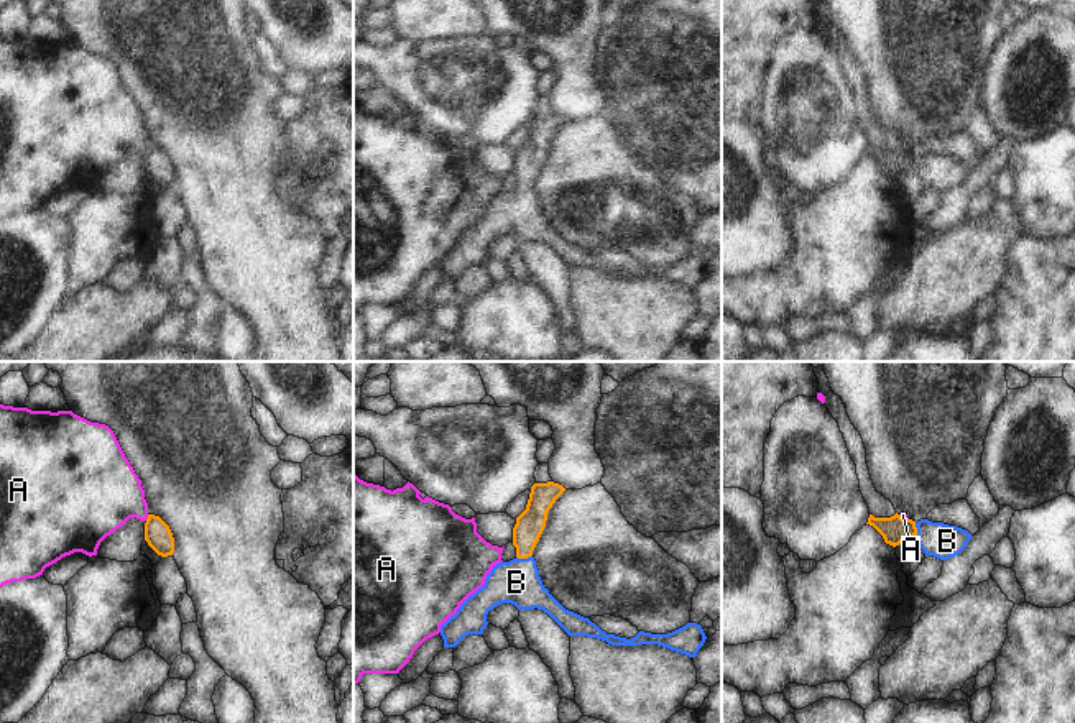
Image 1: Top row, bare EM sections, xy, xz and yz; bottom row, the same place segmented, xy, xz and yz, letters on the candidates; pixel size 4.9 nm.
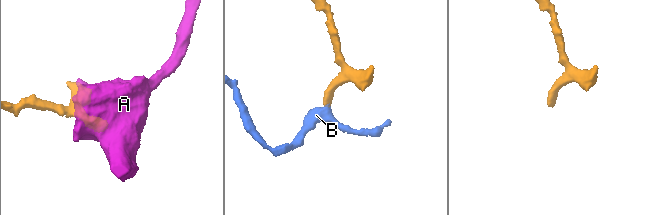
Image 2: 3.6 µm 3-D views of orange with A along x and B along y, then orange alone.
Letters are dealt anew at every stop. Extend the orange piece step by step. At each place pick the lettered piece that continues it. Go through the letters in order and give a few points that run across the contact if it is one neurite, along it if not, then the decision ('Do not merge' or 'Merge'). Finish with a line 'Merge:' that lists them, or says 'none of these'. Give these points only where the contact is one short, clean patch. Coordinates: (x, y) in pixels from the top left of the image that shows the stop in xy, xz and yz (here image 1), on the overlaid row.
A: Line: xy (148, 515), (145, 520). Do not merge
B: Line: xz (530, 524), (525, 536), (523, 557), (523, 569), (516, 582). Merge
Merge: B.

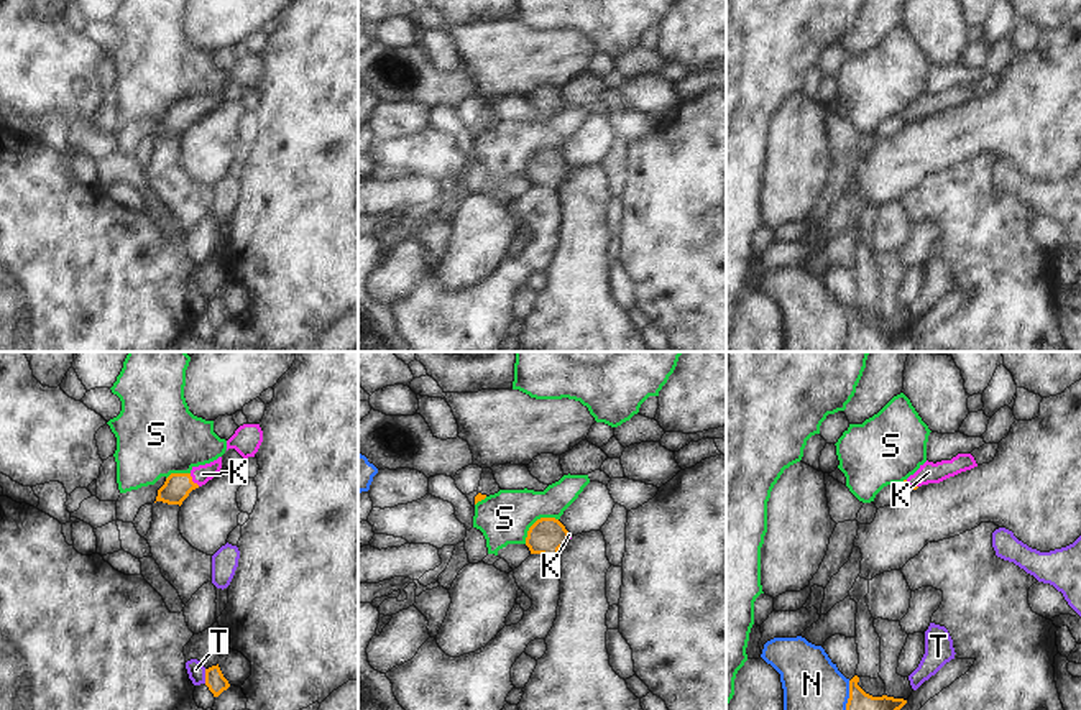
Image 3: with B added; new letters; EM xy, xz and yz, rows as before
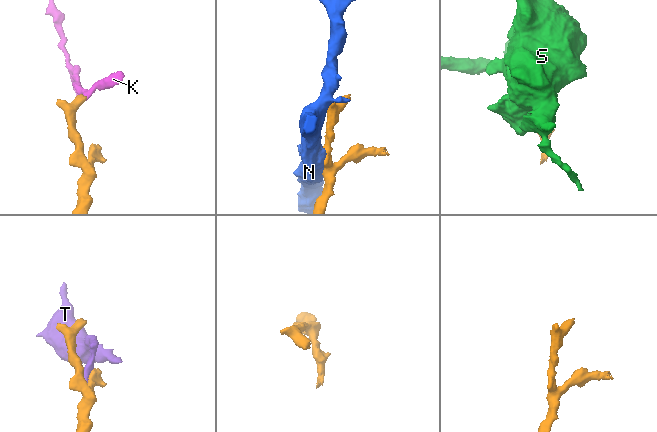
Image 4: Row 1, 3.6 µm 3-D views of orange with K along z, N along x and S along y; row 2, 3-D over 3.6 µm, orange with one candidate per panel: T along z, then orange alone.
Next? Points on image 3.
K: Line: xy (176, 488), (191, 480), (202, 474). Merge
N: Do not merge
S: Do not merge
T: Line: xy (204, 669), (206, 682). Do not merge
Merge: K.

